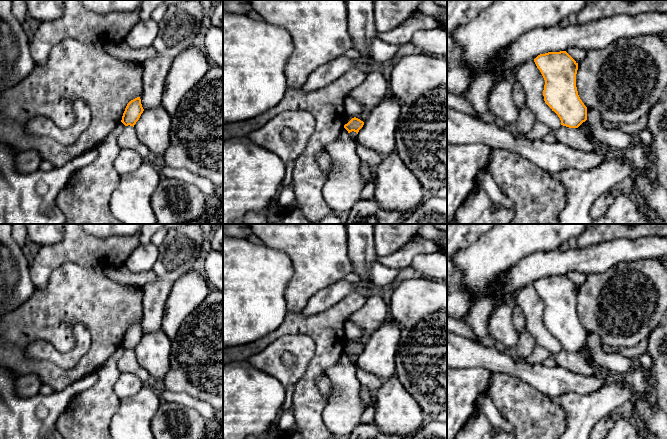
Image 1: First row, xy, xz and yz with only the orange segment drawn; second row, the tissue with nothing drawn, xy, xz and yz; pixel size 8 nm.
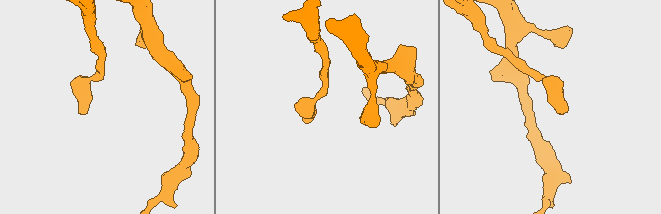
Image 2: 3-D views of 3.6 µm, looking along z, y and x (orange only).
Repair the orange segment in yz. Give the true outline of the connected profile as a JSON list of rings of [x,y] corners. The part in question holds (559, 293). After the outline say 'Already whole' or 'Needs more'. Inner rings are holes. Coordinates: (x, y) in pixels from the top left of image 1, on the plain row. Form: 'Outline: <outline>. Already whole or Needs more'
Outline: [[[566,275],[540,278],[534,286],[545,304],[545,327],[558,339],[561,349],[578,352],[587,344],[587,331],[576,311],[578,287]]]. Already whole

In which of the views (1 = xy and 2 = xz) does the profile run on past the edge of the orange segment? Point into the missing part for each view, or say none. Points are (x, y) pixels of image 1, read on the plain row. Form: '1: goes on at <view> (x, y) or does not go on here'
1: does not go on here
2: does not go on here

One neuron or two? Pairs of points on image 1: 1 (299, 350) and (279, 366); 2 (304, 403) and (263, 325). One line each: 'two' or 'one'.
1: one
2: two

